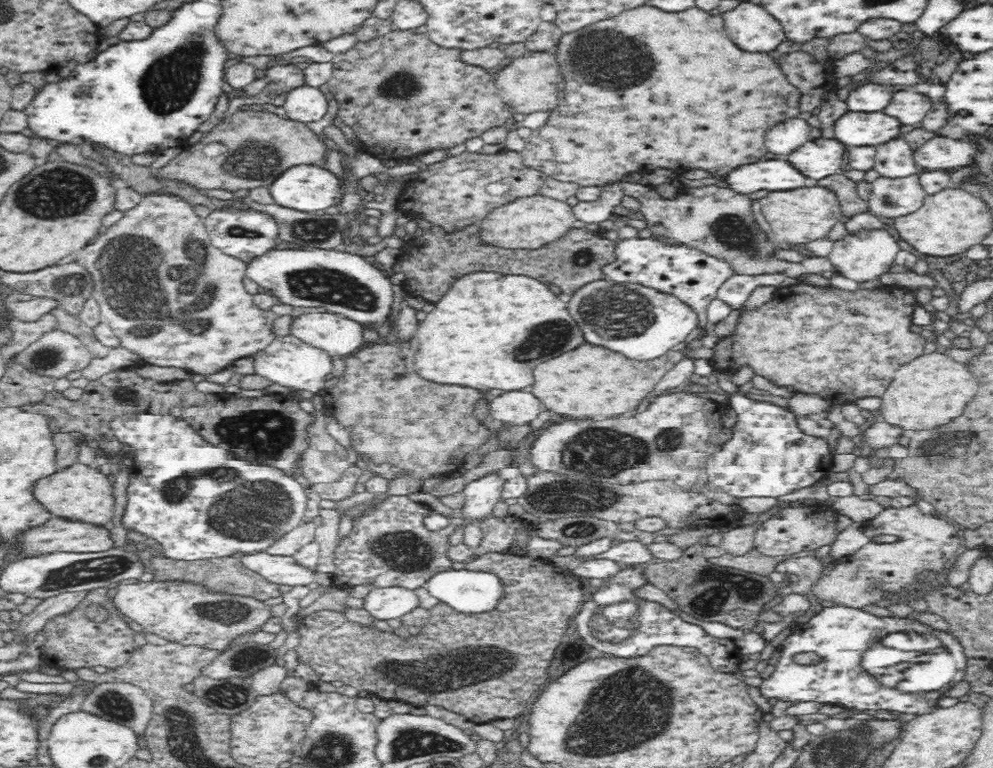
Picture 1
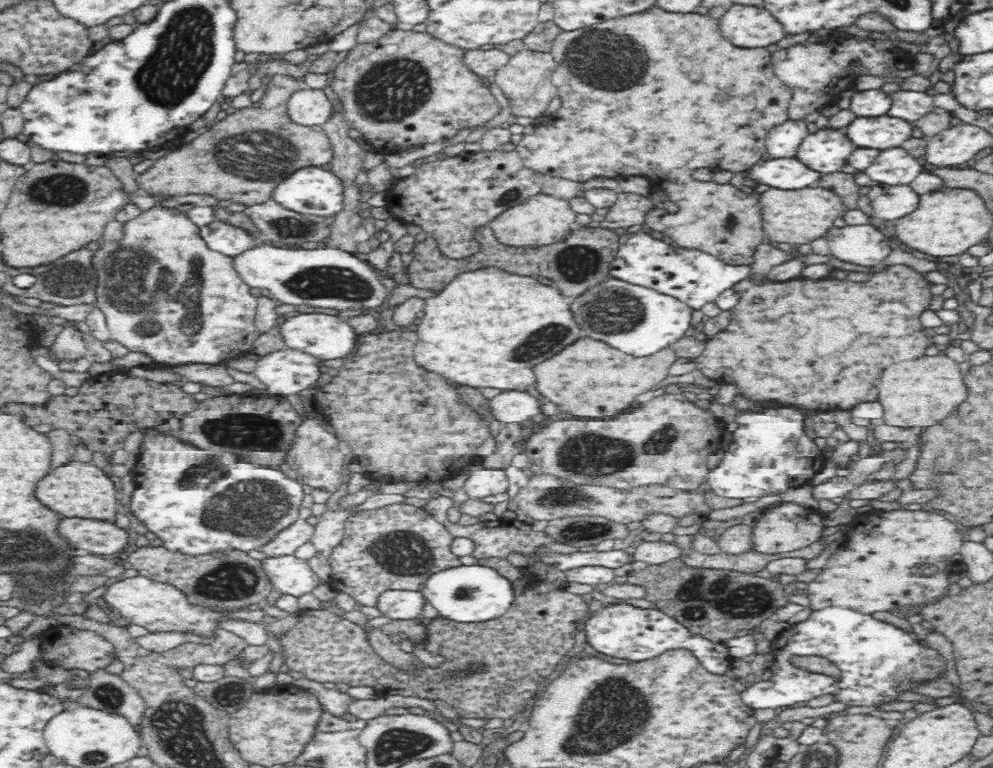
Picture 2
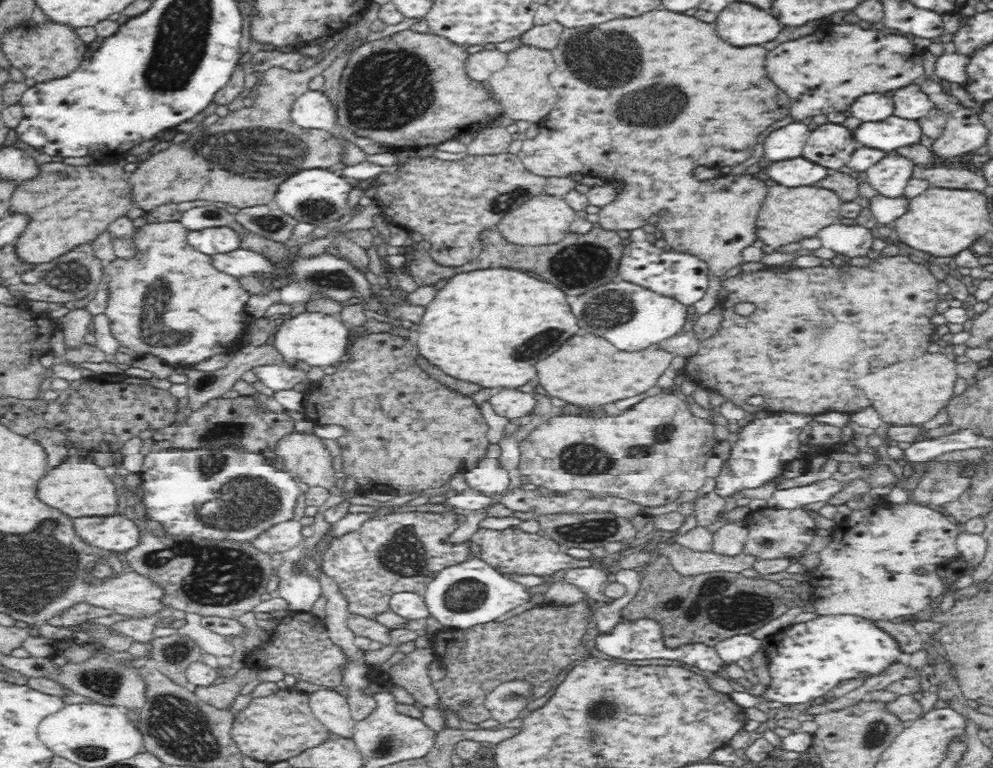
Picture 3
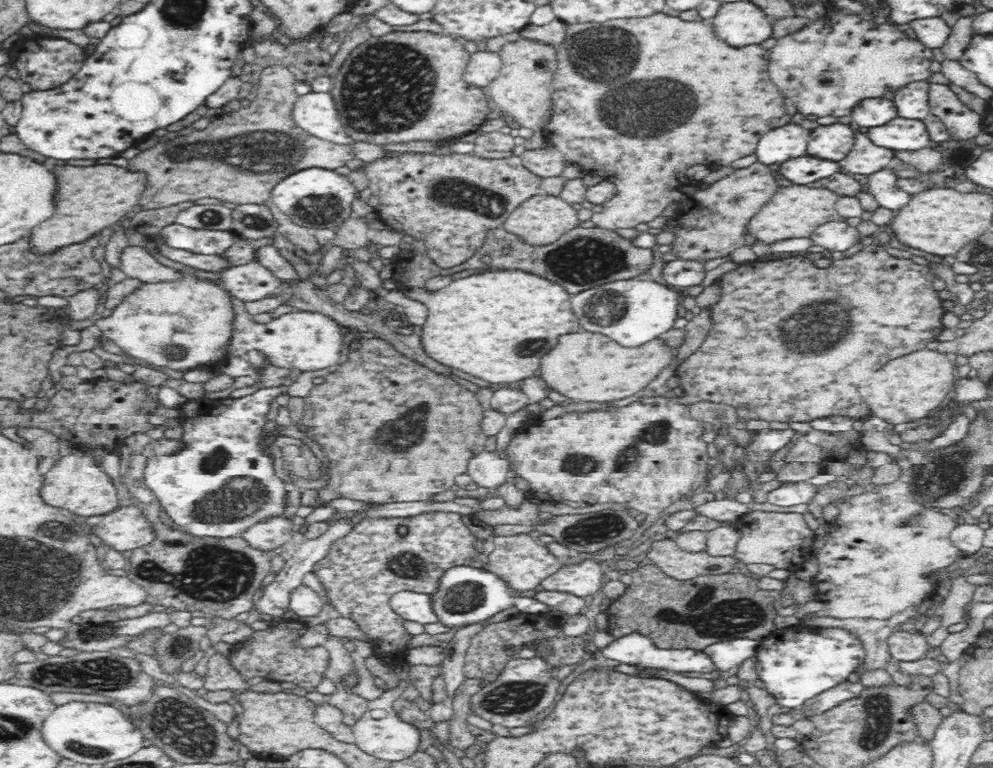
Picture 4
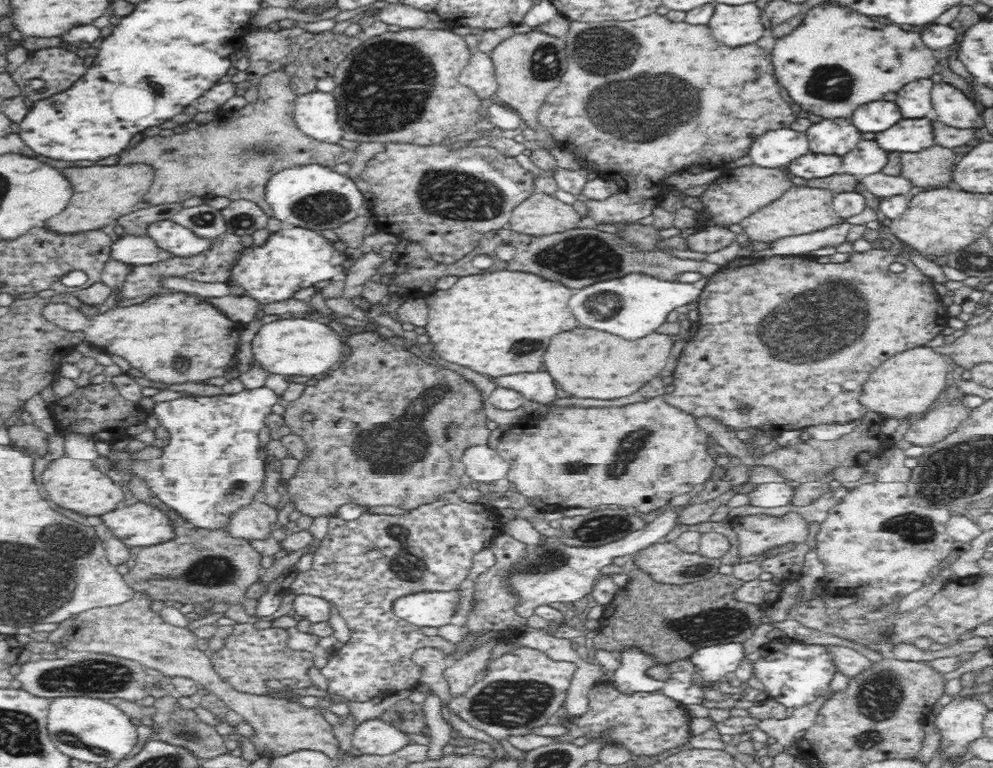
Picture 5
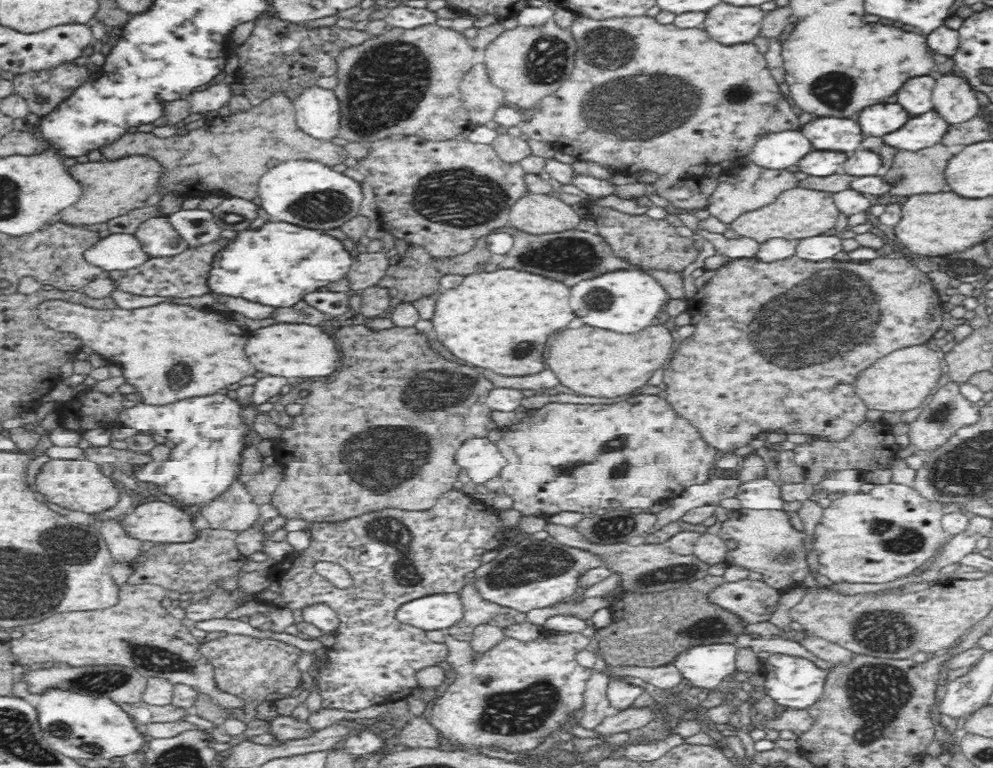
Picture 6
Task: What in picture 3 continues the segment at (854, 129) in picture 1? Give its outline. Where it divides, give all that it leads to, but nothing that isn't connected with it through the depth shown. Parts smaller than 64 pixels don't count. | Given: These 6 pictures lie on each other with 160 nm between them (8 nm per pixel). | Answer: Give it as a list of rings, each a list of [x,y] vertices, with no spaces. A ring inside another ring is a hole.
[[[894,115],[883,122],[862,123],[854,132],[854,136],[864,146],[879,148],[888,154],[898,148],[926,142],[922,138],[923,131],[916,120],[902,119]]]

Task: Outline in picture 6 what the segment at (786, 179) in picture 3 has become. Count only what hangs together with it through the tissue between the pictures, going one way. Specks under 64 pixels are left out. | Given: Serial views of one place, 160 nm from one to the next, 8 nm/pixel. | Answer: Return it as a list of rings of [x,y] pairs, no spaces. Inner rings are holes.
[[[814,150],[798,162],[798,168],[810,176],[844,174],[844,160],[846,158],[848,158],[848,154],[844,154],[844,152]]]

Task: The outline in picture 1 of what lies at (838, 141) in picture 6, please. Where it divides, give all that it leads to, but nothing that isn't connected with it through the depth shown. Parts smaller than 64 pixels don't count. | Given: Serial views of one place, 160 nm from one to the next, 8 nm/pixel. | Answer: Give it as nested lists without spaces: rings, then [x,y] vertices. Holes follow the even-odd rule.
[[[816,138],[802,144],[802,148],[790,154],[788,160],[808,178],[820,180],[840,172],[844,162],[844,144],[834,138]]]

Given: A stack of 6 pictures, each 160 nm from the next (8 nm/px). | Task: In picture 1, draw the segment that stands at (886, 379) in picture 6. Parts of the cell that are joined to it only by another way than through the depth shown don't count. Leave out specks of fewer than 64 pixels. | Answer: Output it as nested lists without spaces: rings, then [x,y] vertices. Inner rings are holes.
[[[933,352],[916,357],[896,370],[894,378],[881,397],[881,408],[877,418],[894,426],[901,426],[907,432],[930,430],[960,416],[976,394],[977,380],[965,364],[960,364],[945,353]]]

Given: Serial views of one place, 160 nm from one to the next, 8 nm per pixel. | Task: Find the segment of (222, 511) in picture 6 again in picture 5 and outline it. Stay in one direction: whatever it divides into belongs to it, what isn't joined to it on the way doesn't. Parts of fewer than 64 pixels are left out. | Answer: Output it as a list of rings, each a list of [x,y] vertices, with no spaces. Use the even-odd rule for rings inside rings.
[[[258,498],[232,511],[225,529],[233,538],[262,540],[268,538],[272,530],[278,526],[278,510],[264,503],[262,498]]]

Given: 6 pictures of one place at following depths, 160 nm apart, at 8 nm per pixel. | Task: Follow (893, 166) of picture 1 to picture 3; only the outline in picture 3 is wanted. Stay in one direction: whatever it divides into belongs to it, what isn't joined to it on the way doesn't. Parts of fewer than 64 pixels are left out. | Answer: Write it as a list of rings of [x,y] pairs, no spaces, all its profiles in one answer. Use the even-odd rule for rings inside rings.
[[[888,154],[866,171],[867,183],[884,198],[902,198],[905,186],[912,178],[913,162],[902,156]]]

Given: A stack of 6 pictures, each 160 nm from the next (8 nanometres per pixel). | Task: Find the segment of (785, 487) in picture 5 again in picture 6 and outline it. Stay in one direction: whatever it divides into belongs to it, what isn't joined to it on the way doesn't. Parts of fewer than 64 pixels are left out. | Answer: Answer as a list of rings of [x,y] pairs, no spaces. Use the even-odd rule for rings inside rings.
[[[767,477],[744,481],[738,487],[735,497],[745,509],[784,510],[780,485]]]

